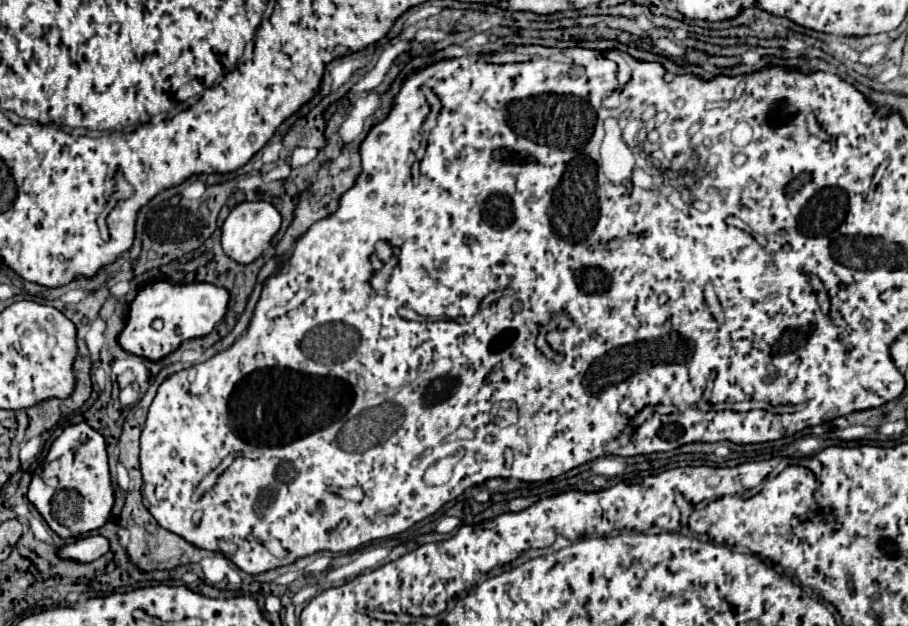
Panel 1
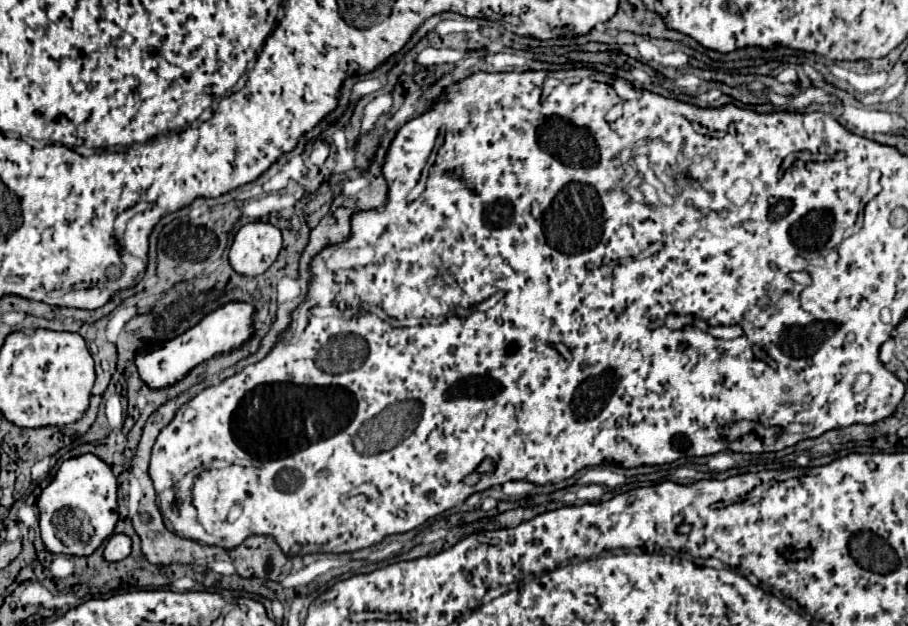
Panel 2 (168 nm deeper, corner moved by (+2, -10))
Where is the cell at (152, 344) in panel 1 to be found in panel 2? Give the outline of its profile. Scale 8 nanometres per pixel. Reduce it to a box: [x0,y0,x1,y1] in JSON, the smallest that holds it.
[135,301,255,389]

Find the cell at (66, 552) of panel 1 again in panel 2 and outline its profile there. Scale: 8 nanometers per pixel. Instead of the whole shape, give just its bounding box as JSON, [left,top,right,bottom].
[105,535,131,561]

